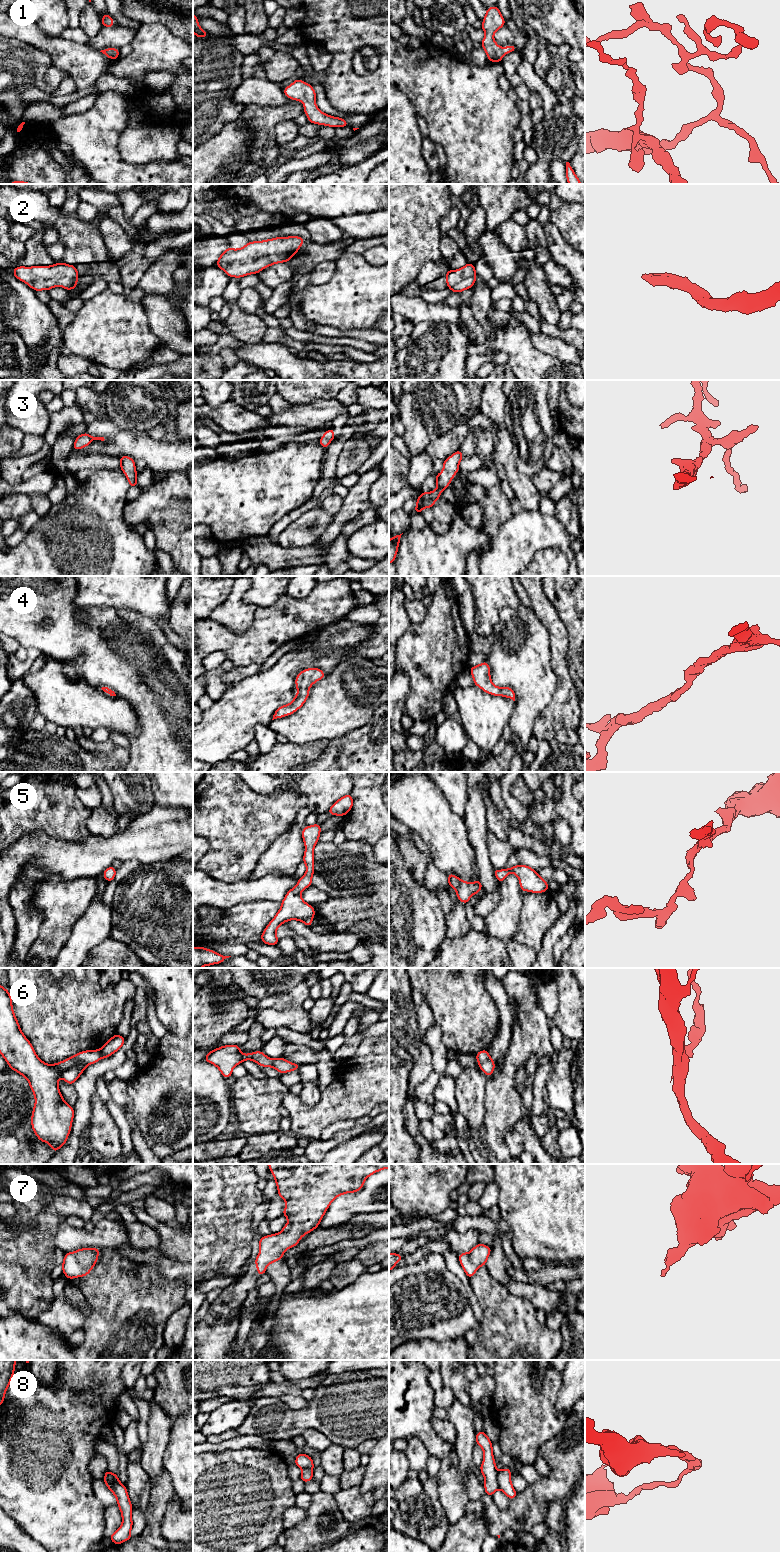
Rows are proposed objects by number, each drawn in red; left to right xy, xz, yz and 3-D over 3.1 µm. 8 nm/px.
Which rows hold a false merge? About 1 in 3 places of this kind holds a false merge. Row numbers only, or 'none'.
6, 8

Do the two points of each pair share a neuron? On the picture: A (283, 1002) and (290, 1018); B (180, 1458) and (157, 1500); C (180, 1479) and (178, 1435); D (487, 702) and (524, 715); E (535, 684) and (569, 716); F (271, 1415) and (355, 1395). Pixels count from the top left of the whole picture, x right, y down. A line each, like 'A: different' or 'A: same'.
A: different
B: different
C: same
D: different
E: different
F: same

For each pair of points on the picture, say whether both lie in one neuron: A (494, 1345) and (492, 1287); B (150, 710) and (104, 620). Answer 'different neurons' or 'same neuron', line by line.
A: same neuron
B: same neuron

